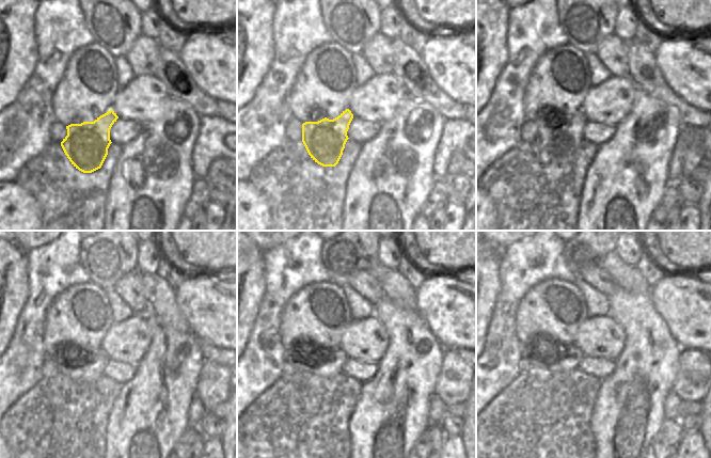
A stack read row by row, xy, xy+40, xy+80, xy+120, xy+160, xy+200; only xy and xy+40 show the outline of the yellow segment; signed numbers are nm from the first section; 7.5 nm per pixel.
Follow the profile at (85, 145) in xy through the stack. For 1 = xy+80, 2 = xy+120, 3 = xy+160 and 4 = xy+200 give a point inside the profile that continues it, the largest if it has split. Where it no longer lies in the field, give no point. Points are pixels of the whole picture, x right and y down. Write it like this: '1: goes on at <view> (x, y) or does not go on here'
1: goes on at xy+80 (564, 137)
2: goes on at xy+120 (84, 367)
3: goes on at xy+160 (325, 365)
4: goes on at xy+200 (563, 361)

